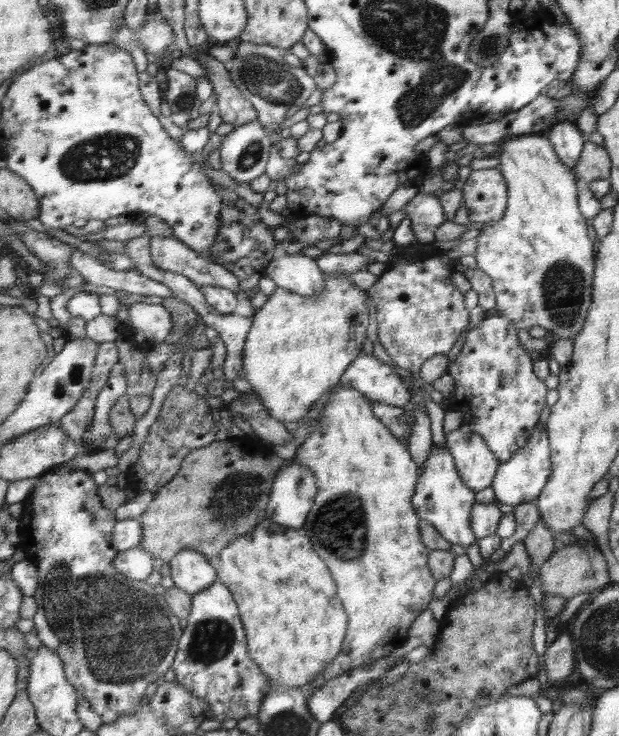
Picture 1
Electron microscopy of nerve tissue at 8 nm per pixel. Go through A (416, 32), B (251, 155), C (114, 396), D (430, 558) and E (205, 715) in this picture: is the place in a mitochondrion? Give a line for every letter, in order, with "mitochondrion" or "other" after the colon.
A: mitochondrion
B: mitochondrion
C: other
D: other
E: other

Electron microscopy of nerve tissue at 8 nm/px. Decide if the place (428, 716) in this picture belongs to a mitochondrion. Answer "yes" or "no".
yes

